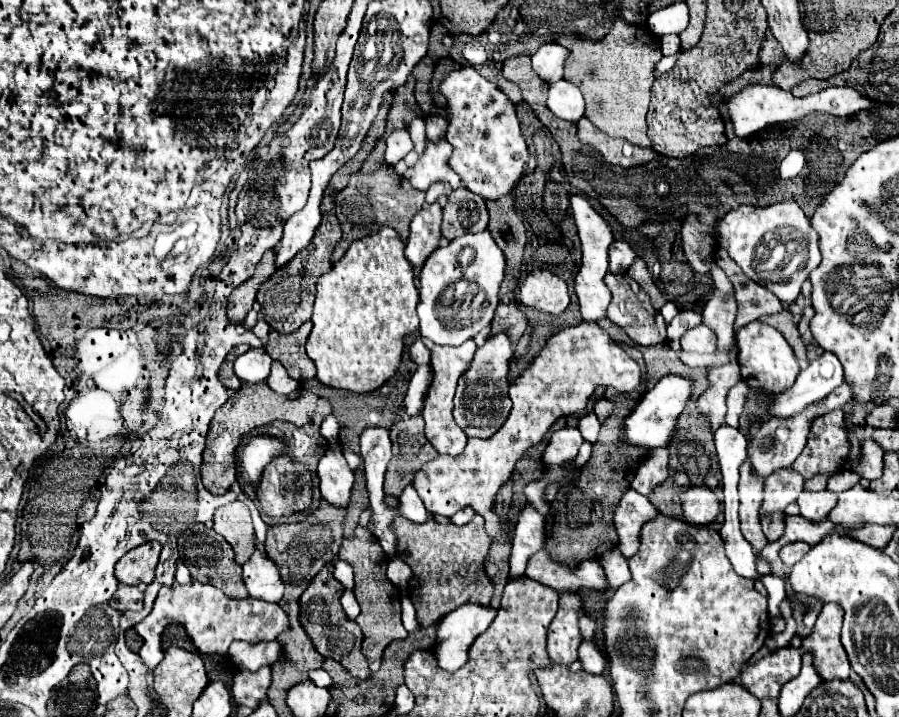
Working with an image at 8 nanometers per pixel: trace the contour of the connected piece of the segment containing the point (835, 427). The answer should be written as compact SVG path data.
M843 409L821 415L811 425L811 435L803 453L795 459L793 469L805 479L817 473L833 475L847 461L847 431L843 421Z

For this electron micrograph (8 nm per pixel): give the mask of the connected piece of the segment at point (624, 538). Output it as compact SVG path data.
M627 491L615 511L615 527L619 535L621 553L631 559L639 551L639 531L641 527L659 515L657 507L637 491Z

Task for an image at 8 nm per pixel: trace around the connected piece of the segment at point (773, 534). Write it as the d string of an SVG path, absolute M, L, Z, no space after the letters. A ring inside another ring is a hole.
M775 511L769 515L761 515L761 525L767 541L777 541L785 533L785 513Z

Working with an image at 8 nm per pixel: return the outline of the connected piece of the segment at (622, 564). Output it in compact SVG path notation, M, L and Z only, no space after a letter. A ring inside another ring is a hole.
M611 549L607 553L603 553L601 557L601 565L605 567L605 575L611 583L611 587L621 587L623 583L627 583L631 579L631 571L627 565L627 559L619 553L619 549Z

